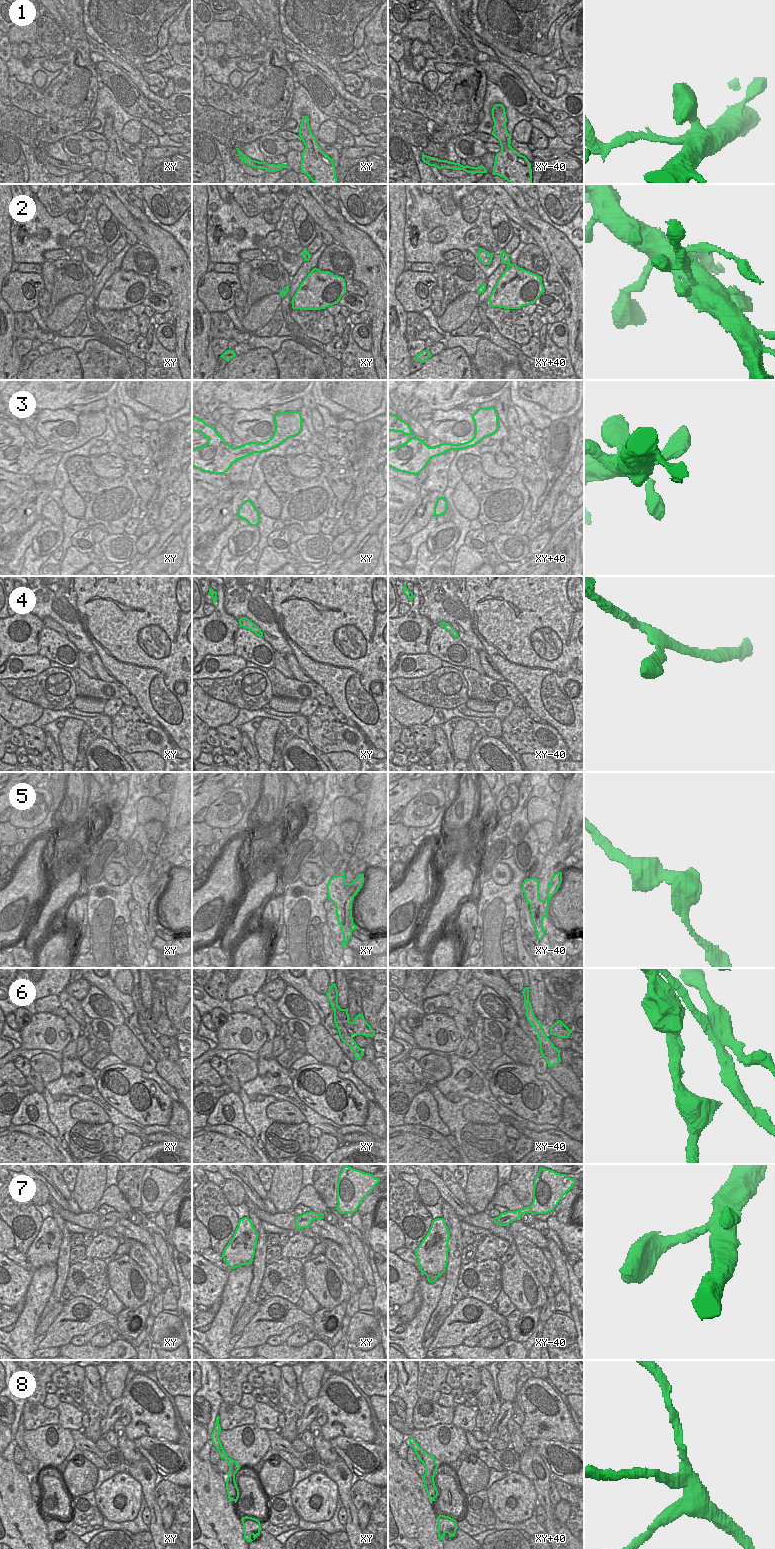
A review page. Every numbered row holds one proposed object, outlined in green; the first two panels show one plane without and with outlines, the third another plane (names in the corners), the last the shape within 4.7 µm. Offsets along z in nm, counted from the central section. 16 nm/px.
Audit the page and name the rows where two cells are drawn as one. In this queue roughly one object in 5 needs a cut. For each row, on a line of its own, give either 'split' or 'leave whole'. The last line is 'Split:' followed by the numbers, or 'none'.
1: leave whole
2: leave whole
3: leave whole
4: leave whole
5: leave whole
6: split
7: leave whole
8: split
Split: 6, 8

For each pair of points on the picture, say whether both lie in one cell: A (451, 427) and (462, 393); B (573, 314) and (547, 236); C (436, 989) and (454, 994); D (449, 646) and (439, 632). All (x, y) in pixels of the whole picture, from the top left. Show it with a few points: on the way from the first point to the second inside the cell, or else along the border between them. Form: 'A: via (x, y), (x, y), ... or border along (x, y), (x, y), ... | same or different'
A: border along (460, 407), (434, 411) | different
B: via (573, 295), (570, 267), (561, 255) | same
C: border along (455, 985), (447, 994) | different
D: via (446, 643), (439, 635) | same

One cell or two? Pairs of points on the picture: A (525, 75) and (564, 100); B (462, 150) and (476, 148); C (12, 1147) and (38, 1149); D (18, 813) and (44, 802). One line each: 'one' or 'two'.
A: one
B: one
C: one
D: one

